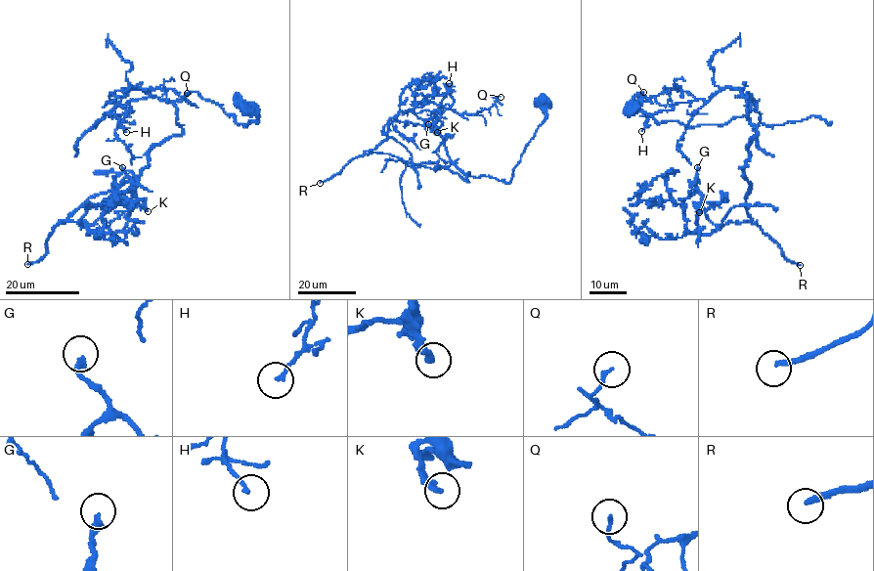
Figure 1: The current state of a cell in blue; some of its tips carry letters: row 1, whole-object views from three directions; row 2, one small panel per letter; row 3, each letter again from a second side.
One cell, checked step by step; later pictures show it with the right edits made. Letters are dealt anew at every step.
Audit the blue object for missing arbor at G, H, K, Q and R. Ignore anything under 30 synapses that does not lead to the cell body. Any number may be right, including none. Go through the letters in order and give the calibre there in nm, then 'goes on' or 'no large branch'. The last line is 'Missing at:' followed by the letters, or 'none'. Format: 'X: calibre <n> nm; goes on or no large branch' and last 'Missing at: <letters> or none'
G: calibre 240 nm; no large branch
H: calibre 170 nm; no large branch
K: calibre 260 nm; no large branch
Q: calibre 130 nm; no large branch
R: calibre 240 nm; goes on
Missing at: R

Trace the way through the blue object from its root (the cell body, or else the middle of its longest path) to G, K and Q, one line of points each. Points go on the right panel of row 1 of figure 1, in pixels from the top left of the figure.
G: (632, 109), (658, 123), (724, 125), (748, 115), (749, 92), (750, 221), (686, 233), (681, 203), (697, 167)
K: (632, 109), (658, 123), (724, 125), (748, 115), (752, 96), (751, 220), (699, 234), (699, 212)
Q: (632, 109), (690, 128), (746, 116), (746, 93), (753, 102), (730, 87), (708, 101), (678, 85), (643, 92)

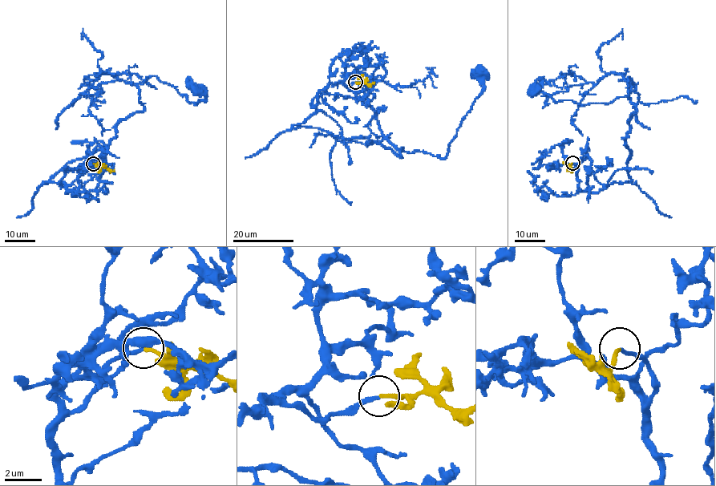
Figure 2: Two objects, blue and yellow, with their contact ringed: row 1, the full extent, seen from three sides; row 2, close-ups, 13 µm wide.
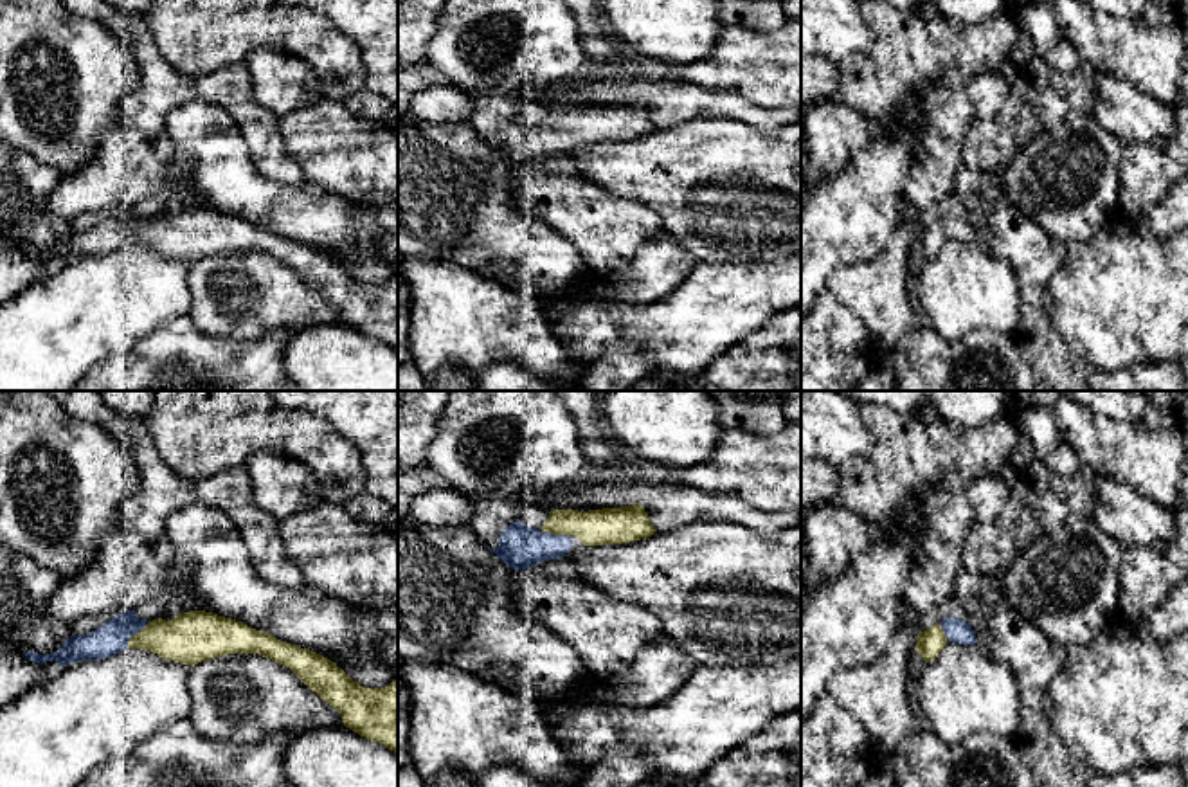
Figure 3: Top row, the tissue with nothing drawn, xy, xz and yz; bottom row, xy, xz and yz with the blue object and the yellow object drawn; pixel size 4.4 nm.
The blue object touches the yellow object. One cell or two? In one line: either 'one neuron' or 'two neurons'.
one neuron

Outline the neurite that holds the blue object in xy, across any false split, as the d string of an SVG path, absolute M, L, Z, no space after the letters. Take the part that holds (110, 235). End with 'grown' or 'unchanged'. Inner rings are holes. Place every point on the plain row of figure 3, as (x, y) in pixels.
M126 207L90 231L70 232L54 250L27 247L25 256L65 263L112 254L126 245L149 247L187 263L229 250L259 250L290 265L340 310L346 324L398 351L398 276L383 285L360 283L328 254L212 209L191 207L171 218L146 218Z; grown

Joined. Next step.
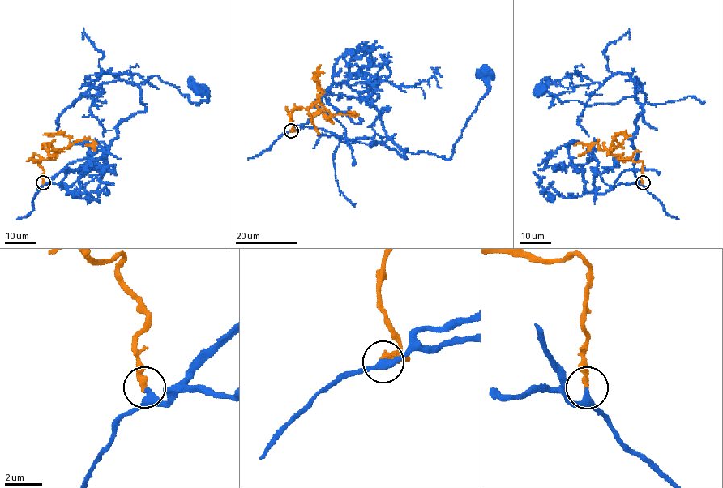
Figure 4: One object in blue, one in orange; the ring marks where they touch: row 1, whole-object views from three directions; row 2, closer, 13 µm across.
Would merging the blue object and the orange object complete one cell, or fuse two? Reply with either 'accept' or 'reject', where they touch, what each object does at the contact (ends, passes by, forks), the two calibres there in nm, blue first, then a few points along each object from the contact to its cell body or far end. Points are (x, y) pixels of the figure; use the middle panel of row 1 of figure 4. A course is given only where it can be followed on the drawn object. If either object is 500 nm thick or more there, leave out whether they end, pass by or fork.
accept | (291, 130) | blue passes by | orange ends | 260/280 nm | blue via (290, 131), (314, 127), (346, 139), (370, 138), (404, 157), (408, 150), (445, 160), (489, 88), (485, 71) | orange via (290, 131), (294, 130), (291, 113), (318, 102), (331, 120), (314, 113), (313, 122)

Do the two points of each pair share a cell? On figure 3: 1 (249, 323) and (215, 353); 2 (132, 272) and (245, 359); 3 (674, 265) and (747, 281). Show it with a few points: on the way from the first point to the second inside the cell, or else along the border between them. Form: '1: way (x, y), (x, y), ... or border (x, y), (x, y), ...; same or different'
1: border (193, 321), (207, 334), (236, 339), (274, 332); different
2: border (188, 314), (170, 319), (150, 334); different
3: border (701, 262), (677, 289), (661, 298); different

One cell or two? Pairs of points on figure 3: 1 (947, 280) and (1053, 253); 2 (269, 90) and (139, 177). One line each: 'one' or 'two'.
1: two
2: two

